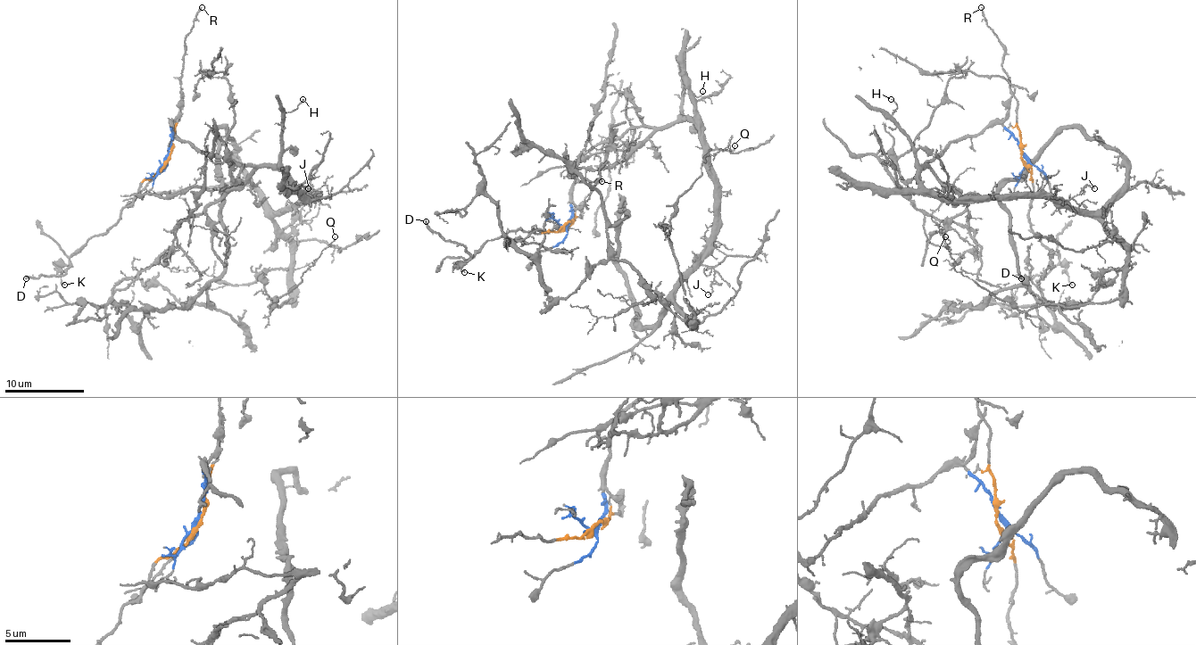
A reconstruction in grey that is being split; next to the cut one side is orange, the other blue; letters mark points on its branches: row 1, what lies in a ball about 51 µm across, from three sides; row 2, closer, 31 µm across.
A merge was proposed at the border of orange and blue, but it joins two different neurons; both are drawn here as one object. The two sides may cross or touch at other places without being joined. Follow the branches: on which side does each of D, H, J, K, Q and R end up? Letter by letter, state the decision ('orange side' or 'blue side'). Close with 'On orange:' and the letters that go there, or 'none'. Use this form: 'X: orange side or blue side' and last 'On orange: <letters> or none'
D: orange side
H: blue side
J: blue side
K: orange side
Q: blue side
R: orange side
On orange: D, K, R

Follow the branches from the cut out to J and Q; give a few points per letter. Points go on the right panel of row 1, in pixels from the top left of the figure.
J: (1023, 157), (1018, 141), (1000, 123), (988, 123), (928, 161), (920, 183), (946, 197), (1068, 199), (1094, 187)
Q: (1023, 157), (988, 123), (920, 183), (1058, 197), (1125, 247), (1125, 289), (1018, 311), (957, 271), (944, 237)

